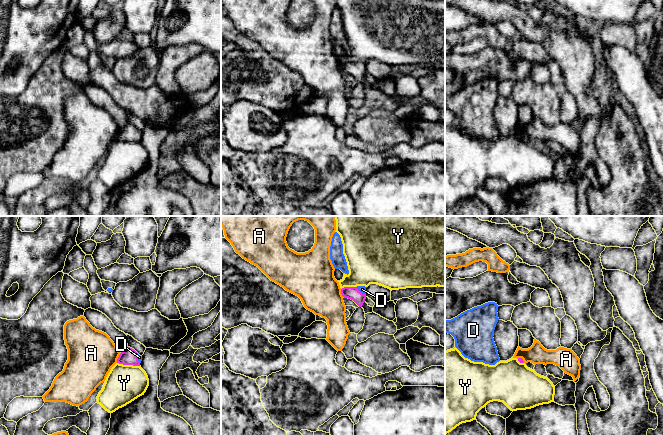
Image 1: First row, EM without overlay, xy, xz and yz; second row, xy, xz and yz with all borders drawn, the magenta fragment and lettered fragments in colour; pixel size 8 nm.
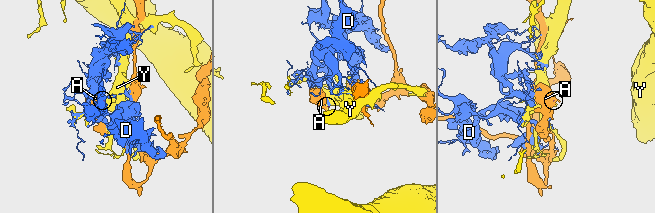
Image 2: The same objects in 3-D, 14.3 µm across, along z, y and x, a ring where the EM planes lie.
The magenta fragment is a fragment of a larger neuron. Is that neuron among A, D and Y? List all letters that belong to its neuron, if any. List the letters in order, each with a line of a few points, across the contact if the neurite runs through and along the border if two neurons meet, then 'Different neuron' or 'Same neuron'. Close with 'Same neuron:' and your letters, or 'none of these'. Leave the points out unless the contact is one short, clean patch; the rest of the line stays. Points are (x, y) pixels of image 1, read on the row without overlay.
A: Line: xy (120, 129), (116, 138). Different neuron
D: Line: xz (353, 69), (359, 67), (362, 65). Same neuron
Y: Line: xy (117, 138), (139, 142). Different neuron
Same neuron: D

